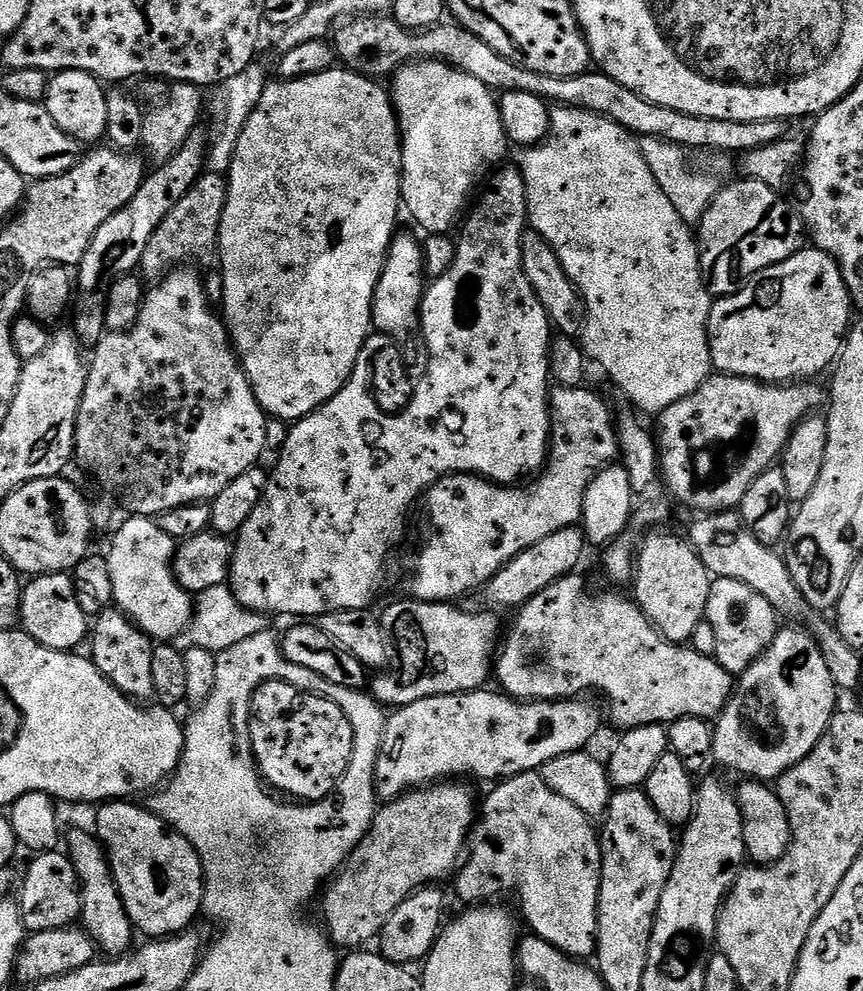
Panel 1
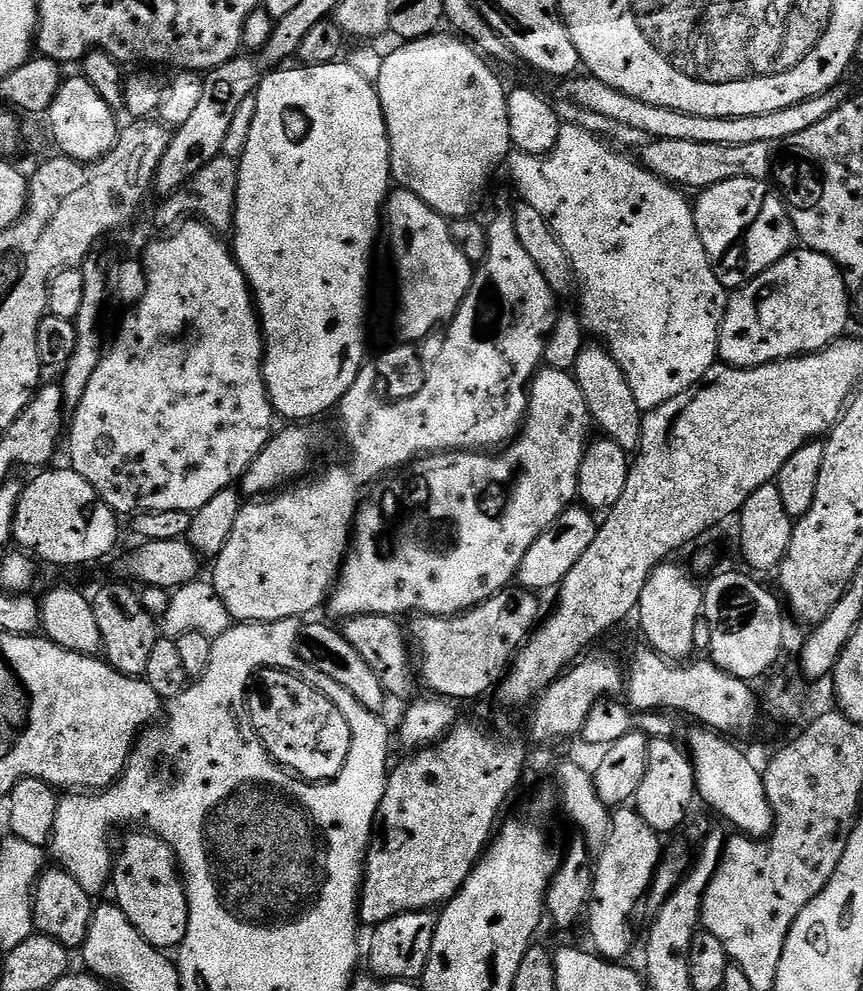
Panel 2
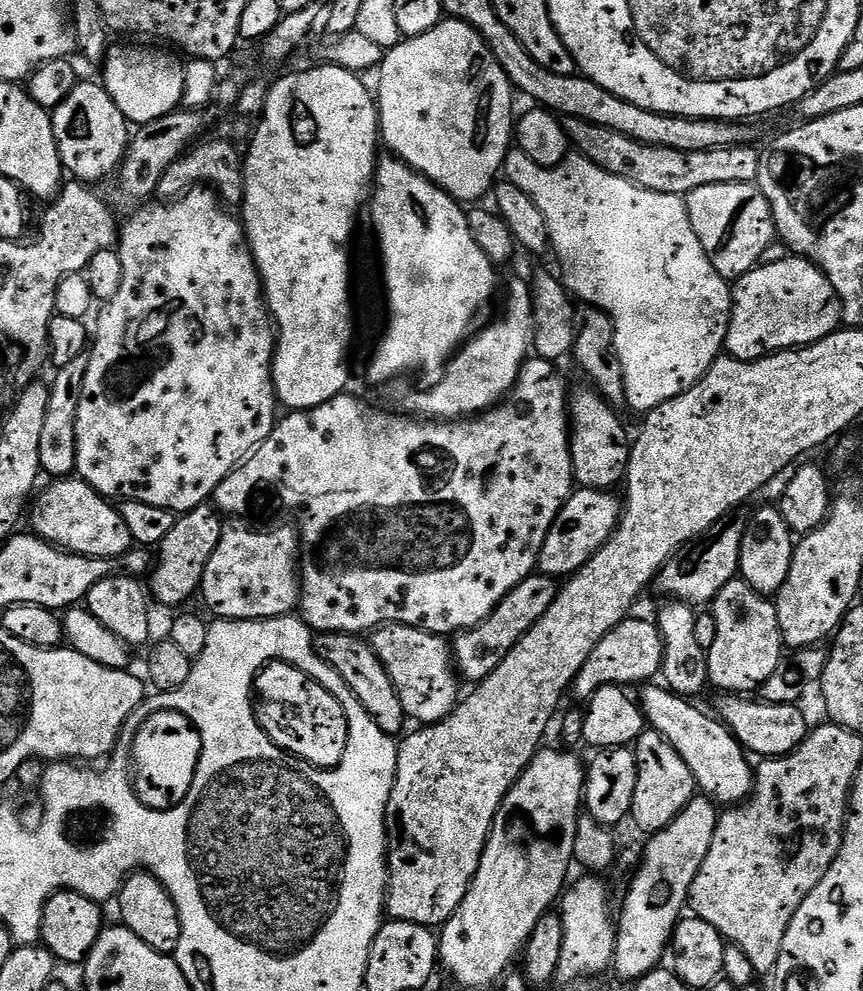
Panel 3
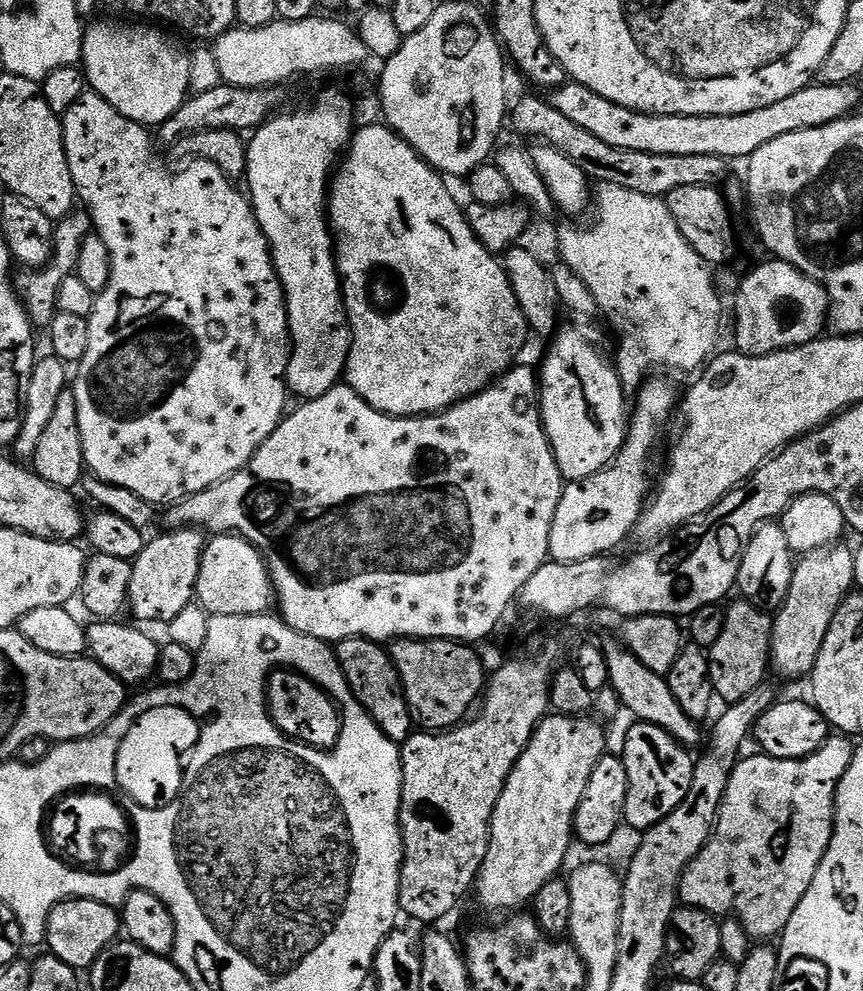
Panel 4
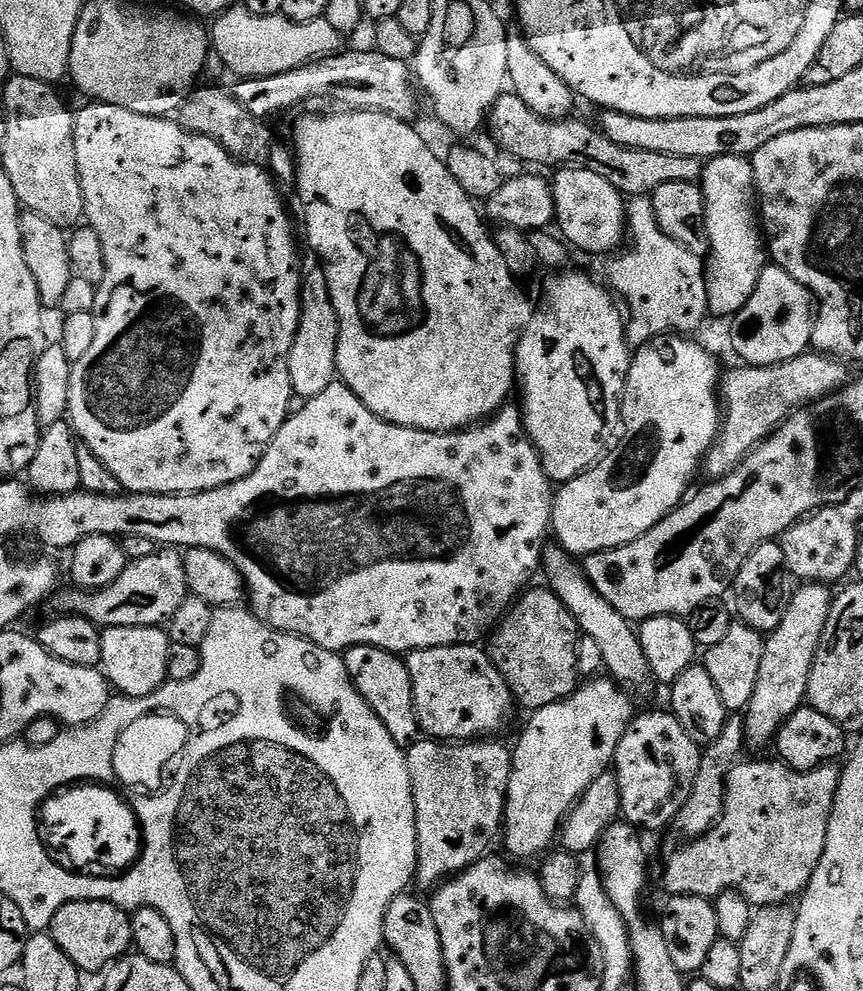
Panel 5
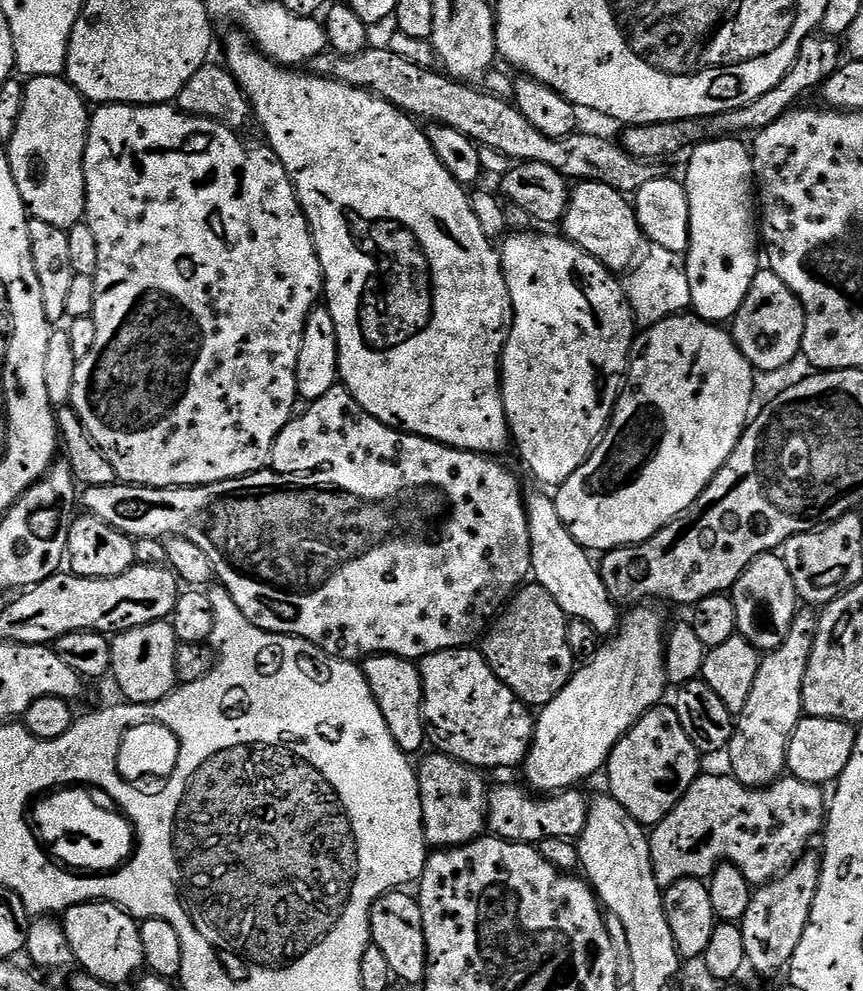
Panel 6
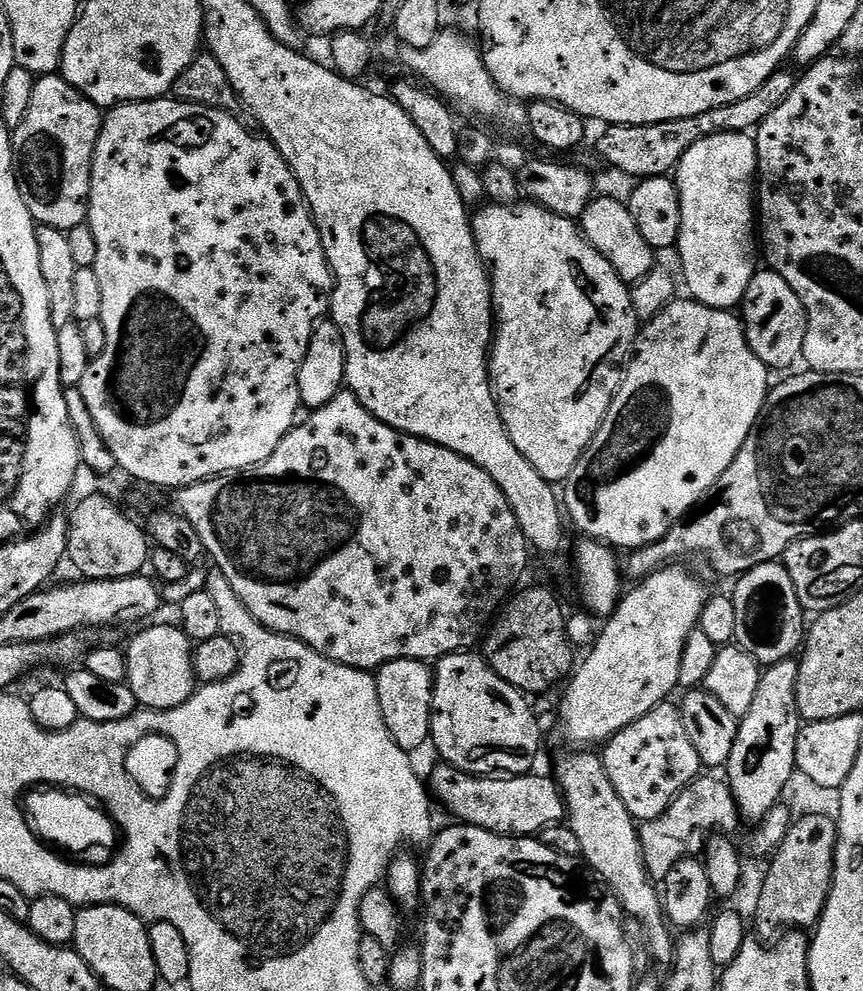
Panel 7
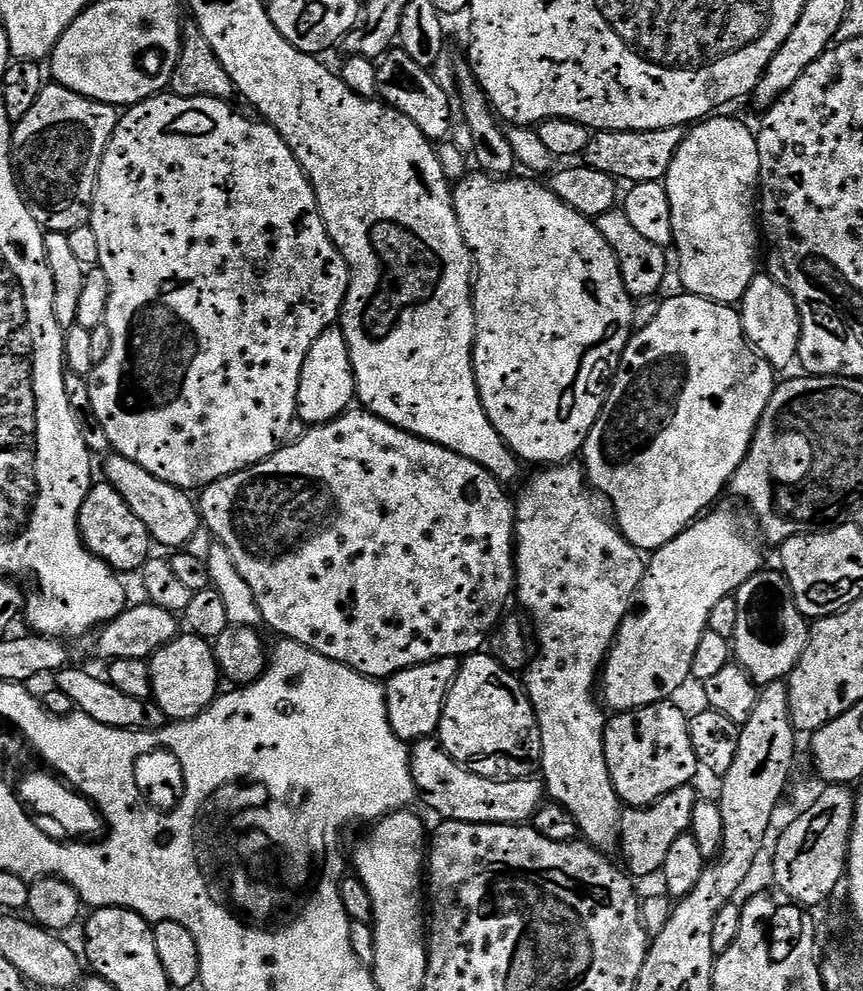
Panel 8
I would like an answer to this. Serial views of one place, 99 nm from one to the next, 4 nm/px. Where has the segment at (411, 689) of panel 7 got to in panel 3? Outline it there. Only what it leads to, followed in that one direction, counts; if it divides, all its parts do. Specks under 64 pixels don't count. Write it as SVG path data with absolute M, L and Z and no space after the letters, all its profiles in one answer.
M326 632L315 637L314 647L321 658L338 672L347 686L350 686L350 690L362 702L370 718L374 718L378 730L384 730L393 738L399 737L405 731L406 717L402 710L402 698L398 698L398 690L394 690L394 682L390 682L386 666L382 666L378 654L374 654L367 639L350 632Z

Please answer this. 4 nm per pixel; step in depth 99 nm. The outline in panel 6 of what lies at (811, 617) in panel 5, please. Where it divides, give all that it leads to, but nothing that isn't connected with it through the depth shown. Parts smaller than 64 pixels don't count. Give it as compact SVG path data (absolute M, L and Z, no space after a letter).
M797 611L790 626L790 634L786 634L786 642L782 642L782 646L778 646L761 659L758 675L754 678L754 690L750 690L746 706L738 713L732 740L726 749L726 757L728 756L729 762L732 763L731 775L741 780L748 788L764 788L785 775L790 740L798 722L805 715L802 686L810 654L814 650L817 623L818 616L815 611Z

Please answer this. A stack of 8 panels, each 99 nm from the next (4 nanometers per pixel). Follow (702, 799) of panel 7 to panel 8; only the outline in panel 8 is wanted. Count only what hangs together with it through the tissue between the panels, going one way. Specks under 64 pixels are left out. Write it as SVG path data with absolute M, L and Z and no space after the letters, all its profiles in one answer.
M692 784L682 786L678 790L670 790L658 802L654 802L649 808L623 809L620 817L620 842L618 852L624 855L623 867L633 877L652 876L661 871L666 854L680 835L687 833L692 827L692 815L698 799Z

